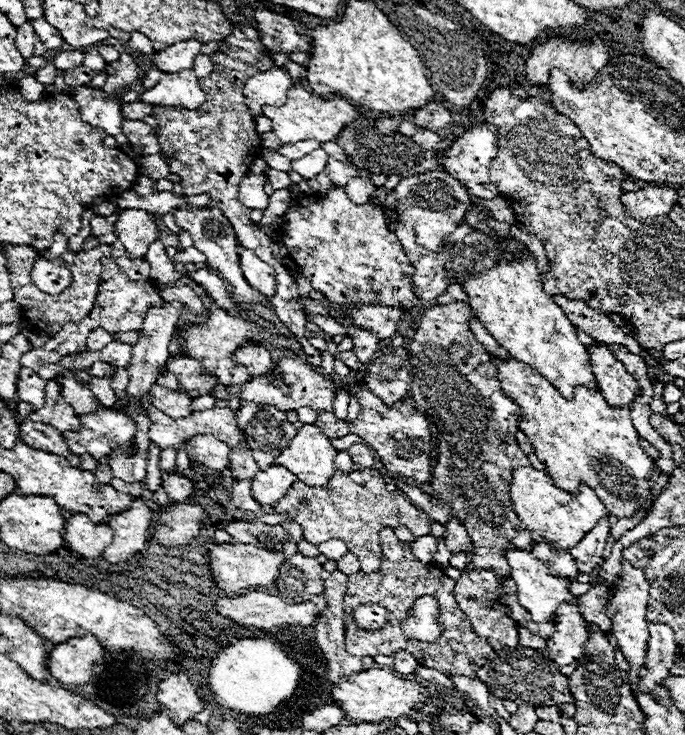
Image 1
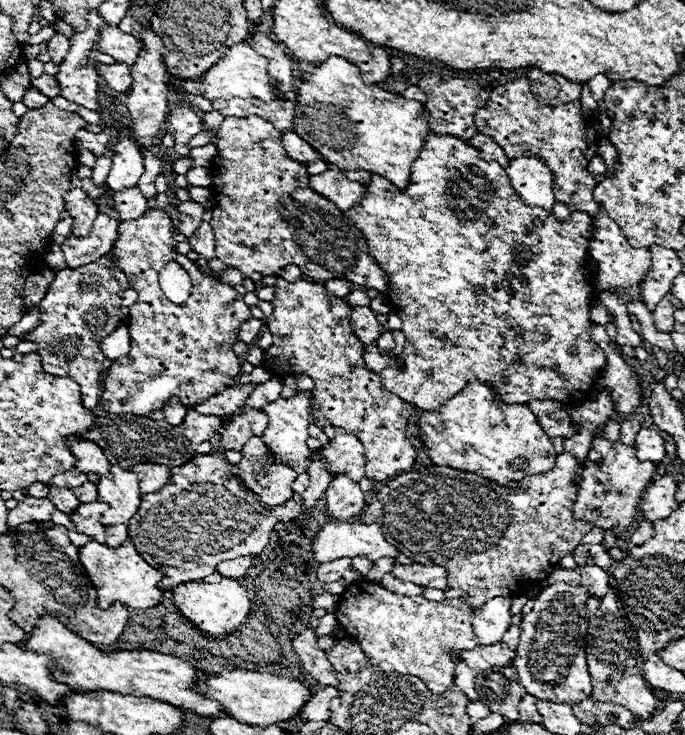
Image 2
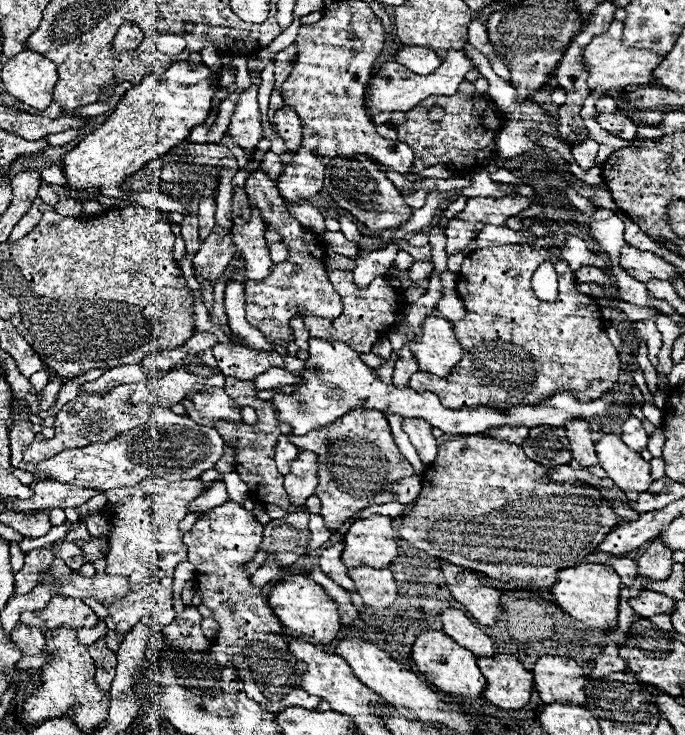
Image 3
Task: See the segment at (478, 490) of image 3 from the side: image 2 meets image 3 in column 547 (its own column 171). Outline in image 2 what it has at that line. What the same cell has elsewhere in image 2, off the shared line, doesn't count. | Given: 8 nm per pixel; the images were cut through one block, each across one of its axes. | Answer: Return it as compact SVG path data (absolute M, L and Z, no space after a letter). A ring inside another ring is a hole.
M198 454L188 464L172 466L170 472L172 472L172 480L168 480L168 484L164 484L160 492L144 494L140 500L138 512L126 524L128 538L136 546L140 556L144 556L148 564L164 572L164 578L160 580L160 588L164 590L170 590L182 582L200 580L212 574L222 560L260 554L270 540L274 524L278 520L290 522L298 518L302 512L302 496L294 494L292 500L288 500L288 504L280 508L272 508L272 516L270 516L270 512L260 504L258 496L248 488L244 488L240 480L232 474L232 464L228 464L218 454Z

